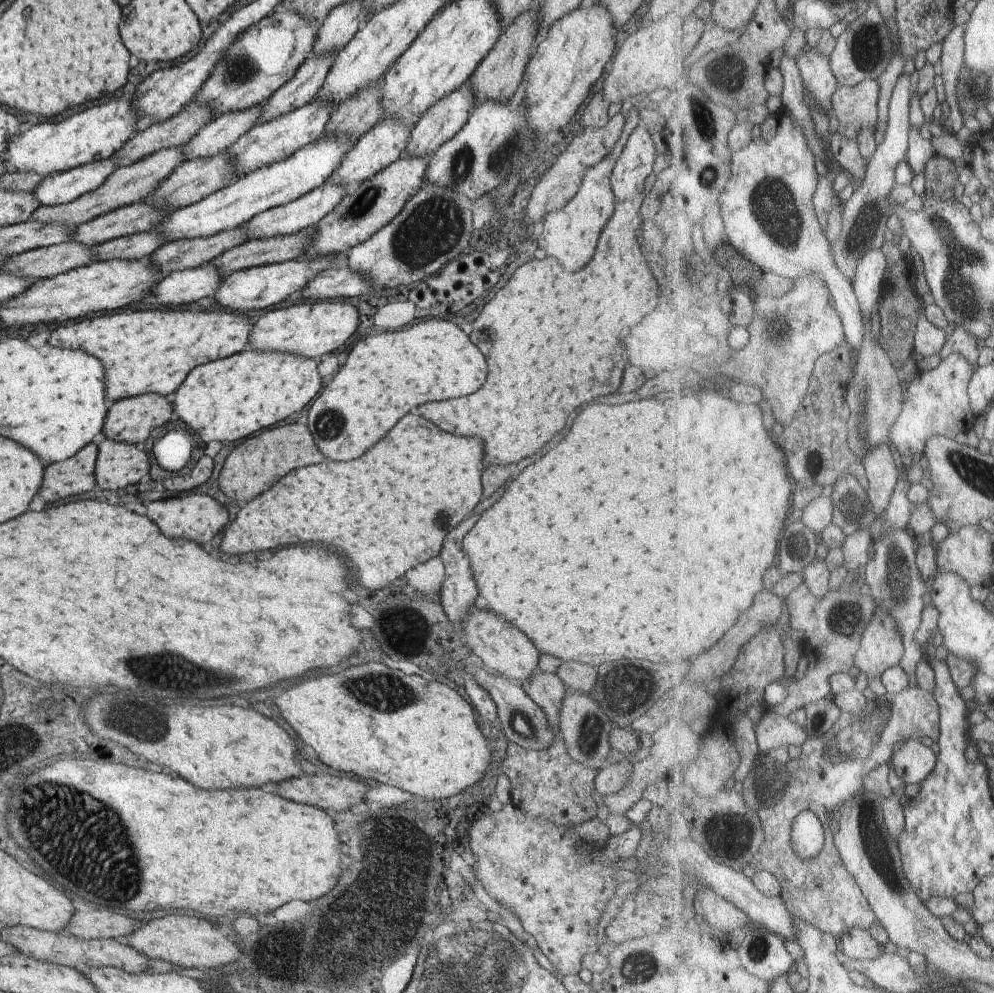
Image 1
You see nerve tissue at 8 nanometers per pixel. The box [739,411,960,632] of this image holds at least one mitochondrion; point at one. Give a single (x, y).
(902, 580)

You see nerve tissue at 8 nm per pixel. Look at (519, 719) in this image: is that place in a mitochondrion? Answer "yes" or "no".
yes

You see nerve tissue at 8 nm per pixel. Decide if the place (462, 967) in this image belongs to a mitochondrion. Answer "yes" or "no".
yes

